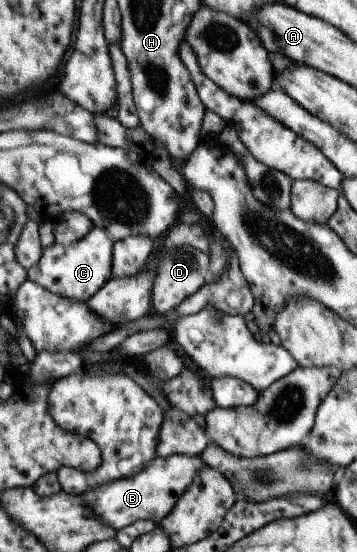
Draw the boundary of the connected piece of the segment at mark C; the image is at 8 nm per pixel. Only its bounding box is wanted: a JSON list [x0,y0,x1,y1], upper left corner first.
[26,227,113,303]

